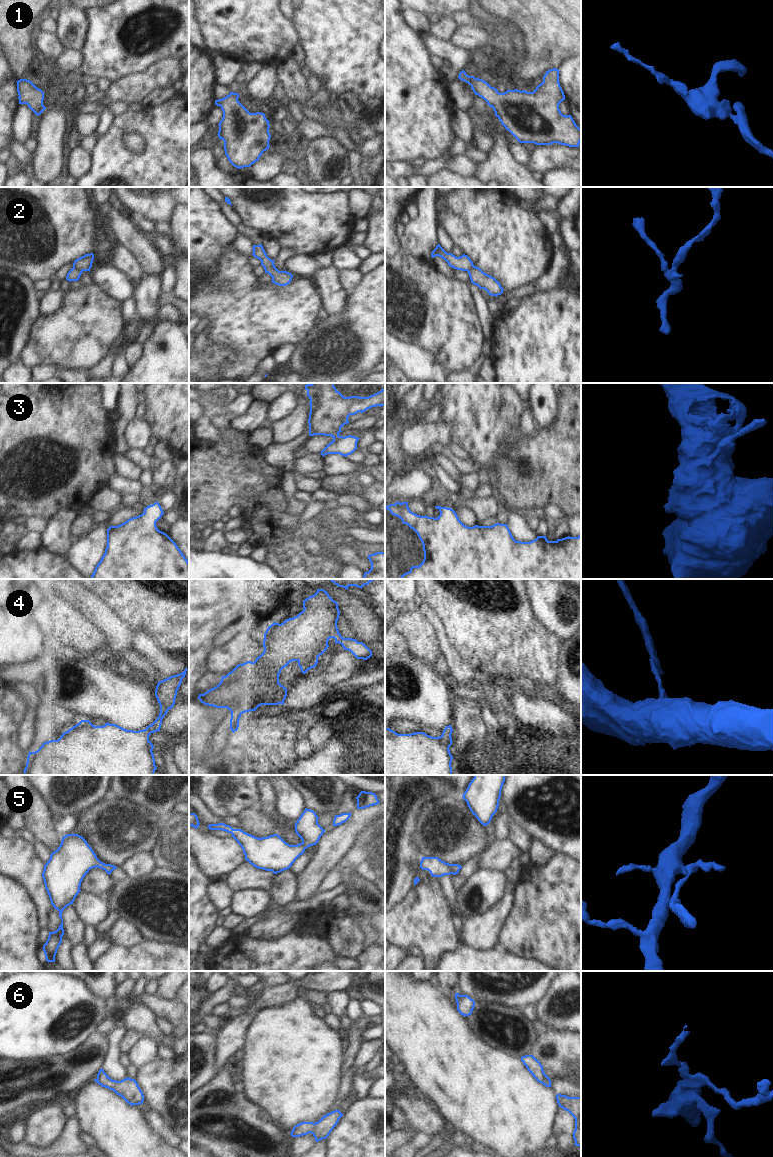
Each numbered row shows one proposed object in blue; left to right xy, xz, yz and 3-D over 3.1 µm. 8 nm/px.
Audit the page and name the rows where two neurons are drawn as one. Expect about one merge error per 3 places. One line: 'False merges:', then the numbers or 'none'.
False merges: 2

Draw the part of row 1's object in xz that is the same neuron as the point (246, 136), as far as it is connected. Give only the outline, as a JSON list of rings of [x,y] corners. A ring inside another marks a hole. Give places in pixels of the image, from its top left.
[[[230,92],[215,105],[223,111],[218,137],[224,141],[225,155],[236,168],[250,167],[269,149],[269,120],[261,112],[250,113],[239,101],[239,94]]]

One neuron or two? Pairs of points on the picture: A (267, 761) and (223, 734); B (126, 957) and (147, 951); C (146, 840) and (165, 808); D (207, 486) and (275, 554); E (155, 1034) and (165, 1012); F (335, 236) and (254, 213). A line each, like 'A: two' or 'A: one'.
A: two
B: one
C: two
D: one
E: two
F: one

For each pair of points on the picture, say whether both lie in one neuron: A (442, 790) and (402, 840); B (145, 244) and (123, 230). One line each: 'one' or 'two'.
A: one
B: one

